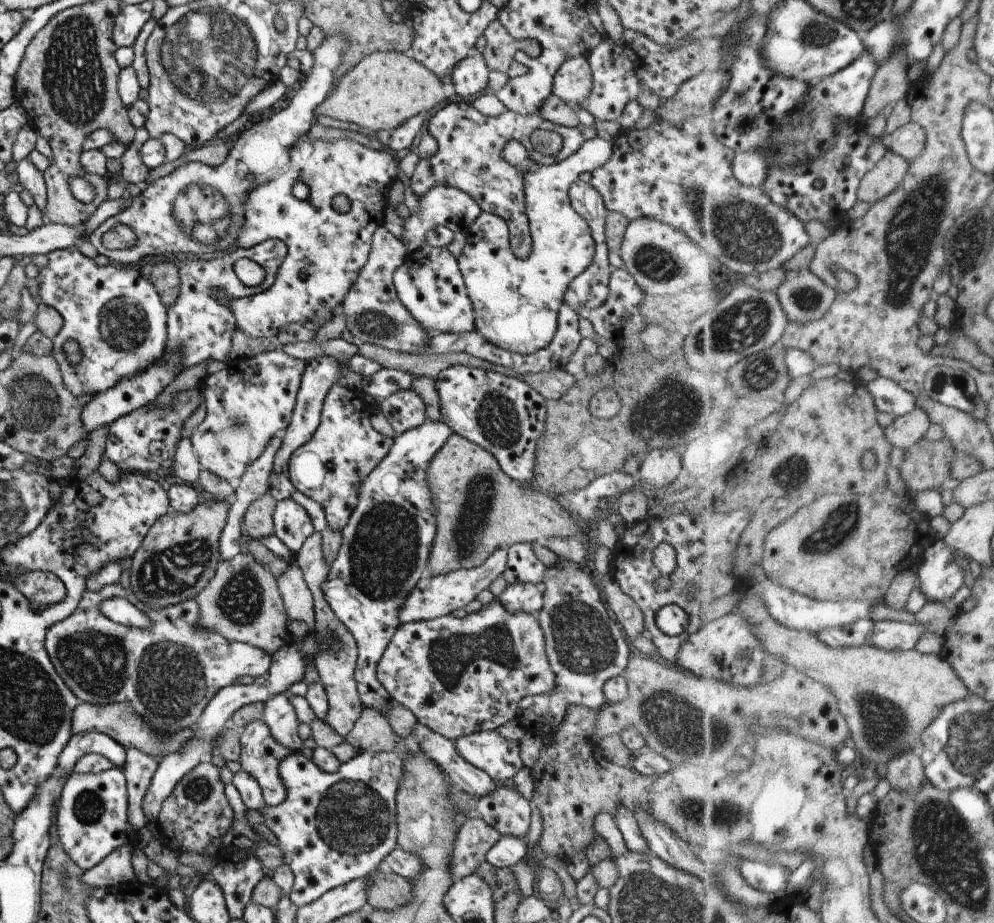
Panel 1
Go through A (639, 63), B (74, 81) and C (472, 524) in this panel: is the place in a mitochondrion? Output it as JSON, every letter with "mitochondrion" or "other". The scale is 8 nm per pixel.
{"A":"other","B":"mitochondrion","C":"mitochondrion"}

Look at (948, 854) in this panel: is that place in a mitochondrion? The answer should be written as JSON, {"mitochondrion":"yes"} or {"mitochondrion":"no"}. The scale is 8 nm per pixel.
{"mitochondrion":"yes"}

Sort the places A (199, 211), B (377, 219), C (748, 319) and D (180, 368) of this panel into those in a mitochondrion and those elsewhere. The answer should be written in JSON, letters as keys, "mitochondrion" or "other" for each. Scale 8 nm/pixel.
{"A":"mitochondrion","B":"other","C":"mitochondrion","D":"other"}

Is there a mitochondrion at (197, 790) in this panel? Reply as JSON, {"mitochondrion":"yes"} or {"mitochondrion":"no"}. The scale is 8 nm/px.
{"mitochondrion":"yes"}

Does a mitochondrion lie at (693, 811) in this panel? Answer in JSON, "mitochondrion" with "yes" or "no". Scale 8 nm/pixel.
{"mitochondrion":"yes"}

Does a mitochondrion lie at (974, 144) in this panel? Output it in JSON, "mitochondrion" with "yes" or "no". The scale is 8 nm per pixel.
{"mitochondrion":"no"}

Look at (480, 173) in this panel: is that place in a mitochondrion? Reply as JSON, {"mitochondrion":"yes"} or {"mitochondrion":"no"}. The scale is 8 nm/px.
{"mitochondrion":"yes"}

